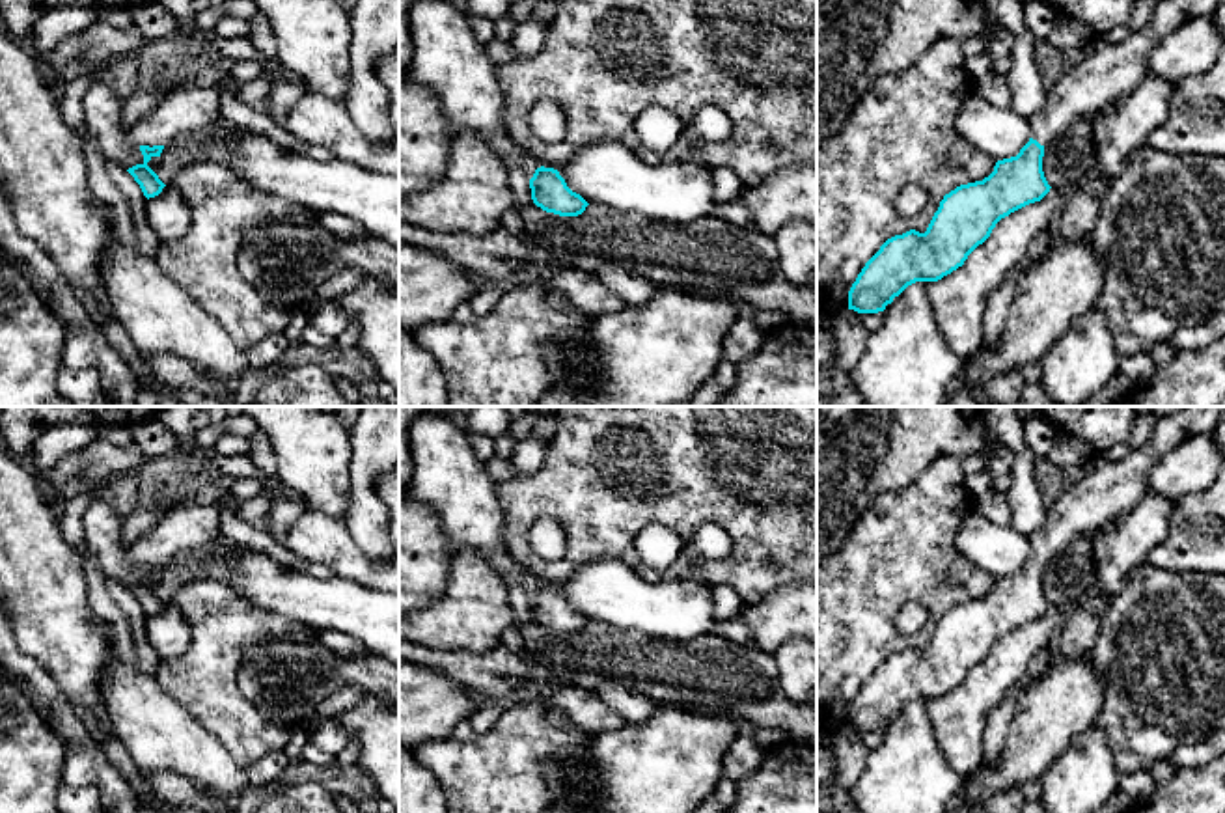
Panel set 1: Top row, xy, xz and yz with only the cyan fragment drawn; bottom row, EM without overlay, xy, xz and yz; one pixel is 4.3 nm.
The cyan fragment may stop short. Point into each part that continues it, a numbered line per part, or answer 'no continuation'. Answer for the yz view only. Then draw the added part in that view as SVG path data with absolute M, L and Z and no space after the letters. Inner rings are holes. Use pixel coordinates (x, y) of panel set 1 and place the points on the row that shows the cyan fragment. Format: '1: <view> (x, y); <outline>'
1: yz (1108, 71); M1158 0L1143 30L1122 43L1098 41L1048 91L1044 108L1027 119L1033 140L1046 147L1074 121L1093 119L1134 91L1149 71L1150 52L1177 28L1197 17L1214 17L1218 7L1219 0Z

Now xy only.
1: xy (187, 107); M218 75L209 84L177 84L168 90L151 112L147 112L131 134L138 145L166 145L173 138L209 127L220 119L220 97L224 91L235 93L233 75Z

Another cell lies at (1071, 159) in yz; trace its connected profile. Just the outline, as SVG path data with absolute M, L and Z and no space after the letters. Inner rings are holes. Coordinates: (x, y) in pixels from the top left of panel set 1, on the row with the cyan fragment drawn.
M1093 119L1074 121L1044 147L1042 172L1048 185L1055 190L1067 190L1100 173Z

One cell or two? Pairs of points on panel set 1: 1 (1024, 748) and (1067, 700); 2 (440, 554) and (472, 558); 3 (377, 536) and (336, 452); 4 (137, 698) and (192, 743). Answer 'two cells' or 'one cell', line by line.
1: one cell
2: two cells
3: two cells
4: one cell

